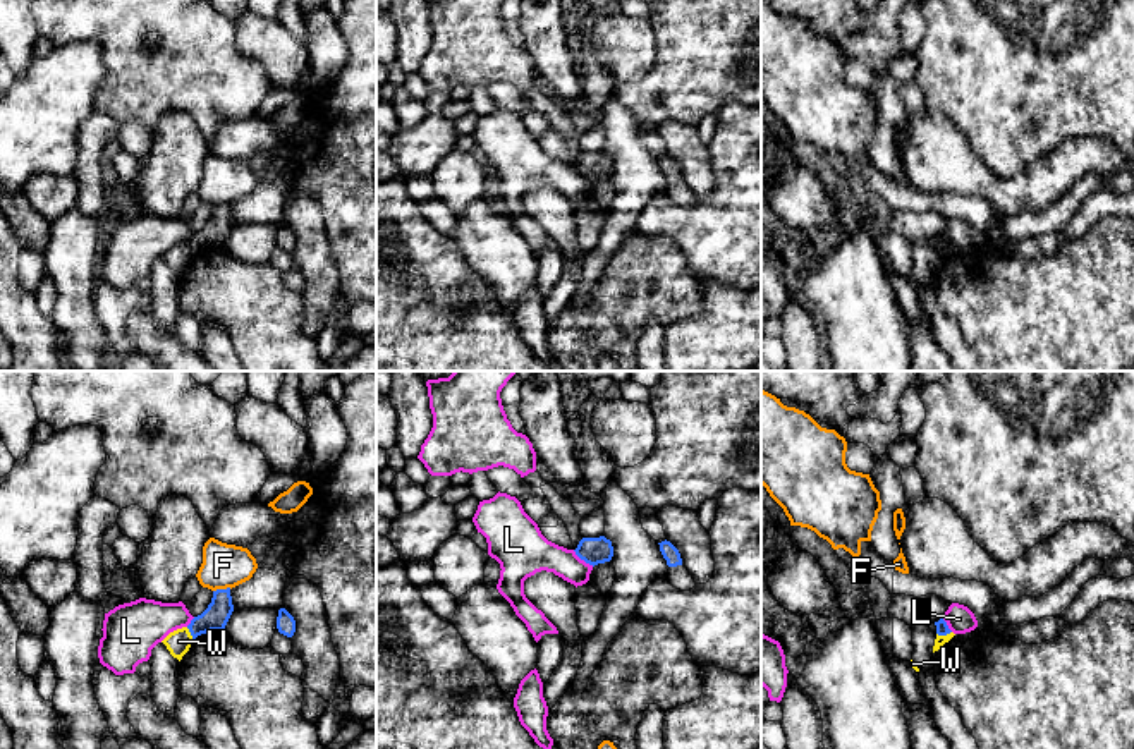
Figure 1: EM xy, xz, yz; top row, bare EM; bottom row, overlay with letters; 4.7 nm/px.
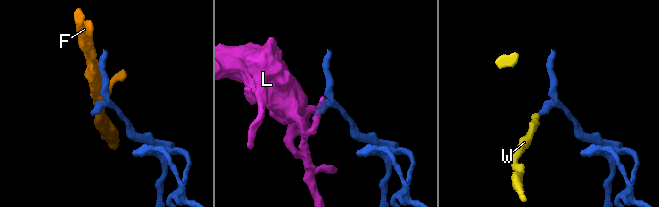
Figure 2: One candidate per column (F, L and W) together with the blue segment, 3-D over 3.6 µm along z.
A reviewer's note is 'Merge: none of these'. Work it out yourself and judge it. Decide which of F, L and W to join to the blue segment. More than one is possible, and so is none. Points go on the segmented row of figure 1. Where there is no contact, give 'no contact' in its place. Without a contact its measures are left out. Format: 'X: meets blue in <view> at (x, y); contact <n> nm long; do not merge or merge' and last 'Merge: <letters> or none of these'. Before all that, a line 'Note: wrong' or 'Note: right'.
Note: right
F: meets blue in xy at (222, 590); contact 90 nm long; do not merge
L: meets blue in xz at (583, 559); contact 130 nm long; do not merge
W: meets blue in yz at (944, 634); contact 70 nm long; do not merge
Merge: none of these

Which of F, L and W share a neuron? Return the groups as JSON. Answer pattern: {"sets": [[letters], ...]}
{"sets": [["F"], ["L"], ["W"]]}

